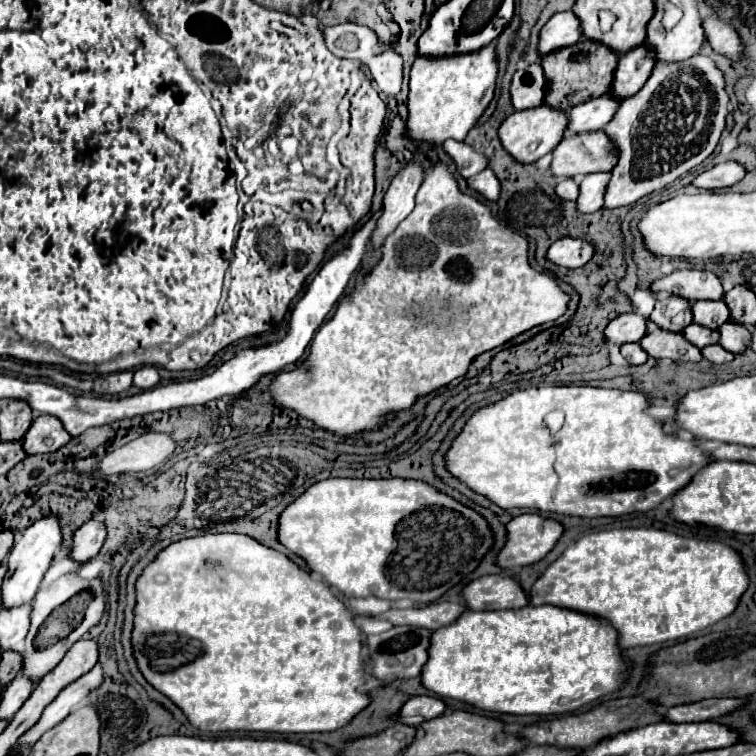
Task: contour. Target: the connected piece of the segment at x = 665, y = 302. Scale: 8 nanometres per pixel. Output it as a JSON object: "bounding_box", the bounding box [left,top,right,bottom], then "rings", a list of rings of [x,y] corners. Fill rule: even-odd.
{"bounding_box":[651,295,693,331],"rings":[[[677,295],[657,299],[655,309],[651,313],[651,321],[667,331],[683,331],[693,321],[691,305],[687,299]]]}

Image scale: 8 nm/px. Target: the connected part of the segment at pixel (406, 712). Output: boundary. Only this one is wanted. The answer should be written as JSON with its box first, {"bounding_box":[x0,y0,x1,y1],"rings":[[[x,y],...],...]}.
{"bounding_box":[397,695,449,725],"rings":[[[417,695],[417,697],[411,697],[411,701],[407,701],[403,705],[397,719],[407,723],[407,725],[421,725],[421,723],[425,723],[425,721],[437,717],[437,715],[443,715],[447,709],[449,707],[439,697]]]}

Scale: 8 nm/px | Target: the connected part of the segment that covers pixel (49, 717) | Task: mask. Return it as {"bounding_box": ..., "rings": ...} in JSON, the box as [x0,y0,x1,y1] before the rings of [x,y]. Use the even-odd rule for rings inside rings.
{"bounding_box":[11,663,103,753],"rings":[[[97,663],[91,671],[87,671],[83,677],[79,677],[77,681],[73,681],[71,685],[67,685],[55,699],[53,703],[49,703],[39,719],[39,723],[35,723],[35,727],[31,727],[27,733],[23,733],[17,741],[17,745],[13,747],[11,753],[23,753],[27,751],[35,741],[39,741],[39,737],[53,729],[59,721],[63,721],[73,707],[77,707],[81,703],[81,699],[85,699],[91,691],[99,689],[103,683],[103,665]]]}

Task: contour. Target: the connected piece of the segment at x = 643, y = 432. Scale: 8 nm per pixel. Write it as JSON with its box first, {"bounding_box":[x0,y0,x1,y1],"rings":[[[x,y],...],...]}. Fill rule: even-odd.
{"bounding_box":[447,385,713,517],"rings":[[[583,385],[529,387],[479,409],[453,441],[447,453],[447,469],[503,509],[521,507],[575,517],[619,517],[633,511],[649,511],[689,485],[713,457],[699,449],[695,439],[681,441],[673,433],[665,433],[663,421],[647,413],[647,403],[649,399],[637,391]],[[551,411],[565,413],[565,423],[554,435],[544,423],[545,415]]]}

